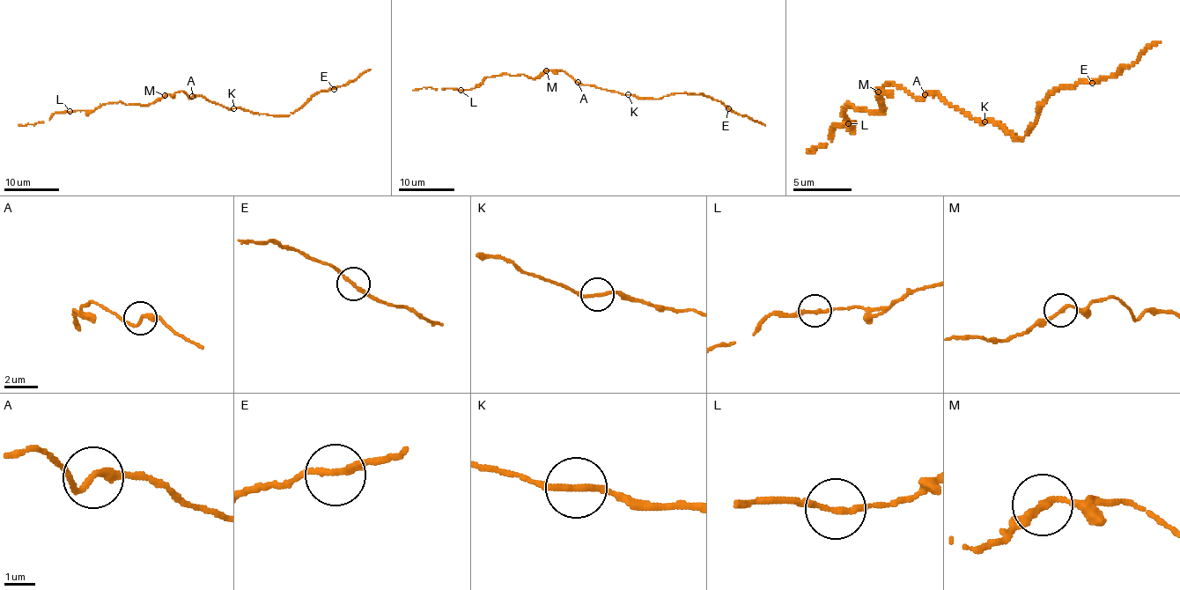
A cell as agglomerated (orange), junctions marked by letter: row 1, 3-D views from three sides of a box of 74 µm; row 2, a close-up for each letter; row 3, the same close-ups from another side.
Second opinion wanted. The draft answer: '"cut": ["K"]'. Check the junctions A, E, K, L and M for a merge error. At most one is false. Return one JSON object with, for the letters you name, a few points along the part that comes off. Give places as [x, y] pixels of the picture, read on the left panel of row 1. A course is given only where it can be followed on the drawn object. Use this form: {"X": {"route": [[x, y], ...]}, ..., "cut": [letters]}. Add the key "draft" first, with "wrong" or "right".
{"draft": "wrong", "cut": []}

